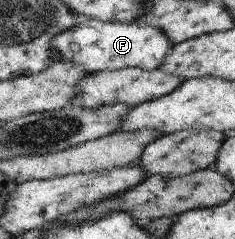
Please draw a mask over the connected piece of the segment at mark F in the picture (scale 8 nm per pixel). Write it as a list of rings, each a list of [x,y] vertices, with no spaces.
[[[86,16],[78,17],[74,27],[56,34],[54,39],[60,62],[83,66],[88,74],[127,67],[156,70],[174,45],[162,30],[150,26],[139,26],[134,22],[103,22]]]

